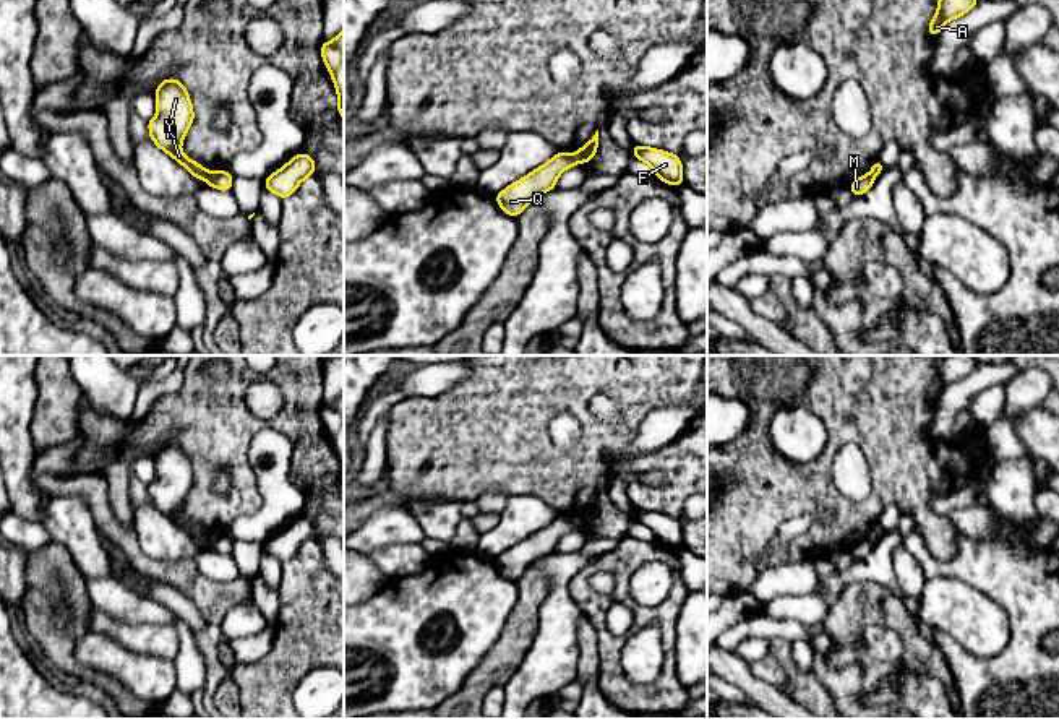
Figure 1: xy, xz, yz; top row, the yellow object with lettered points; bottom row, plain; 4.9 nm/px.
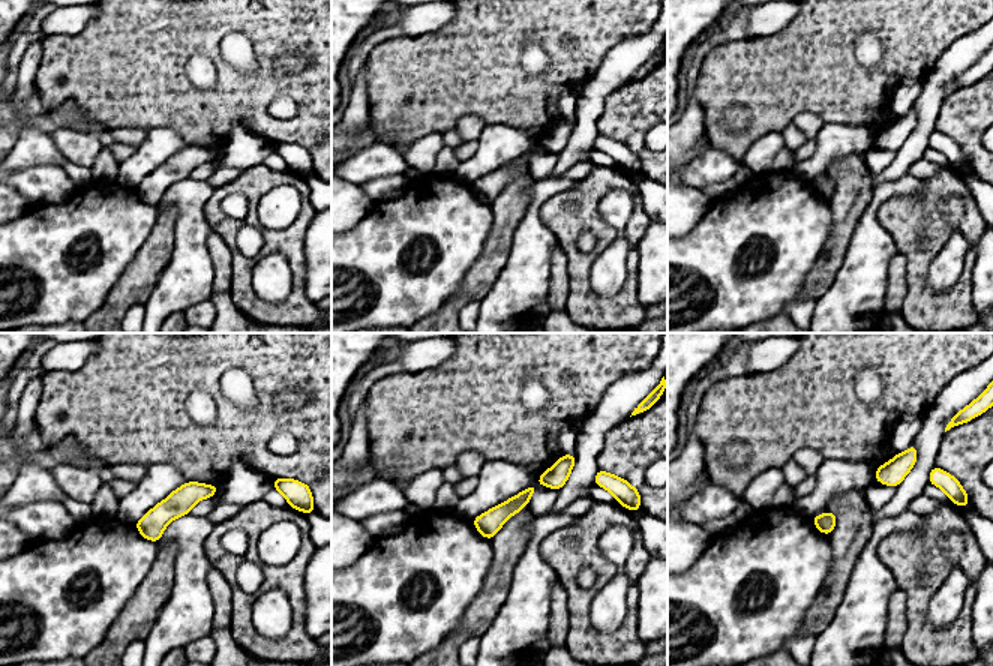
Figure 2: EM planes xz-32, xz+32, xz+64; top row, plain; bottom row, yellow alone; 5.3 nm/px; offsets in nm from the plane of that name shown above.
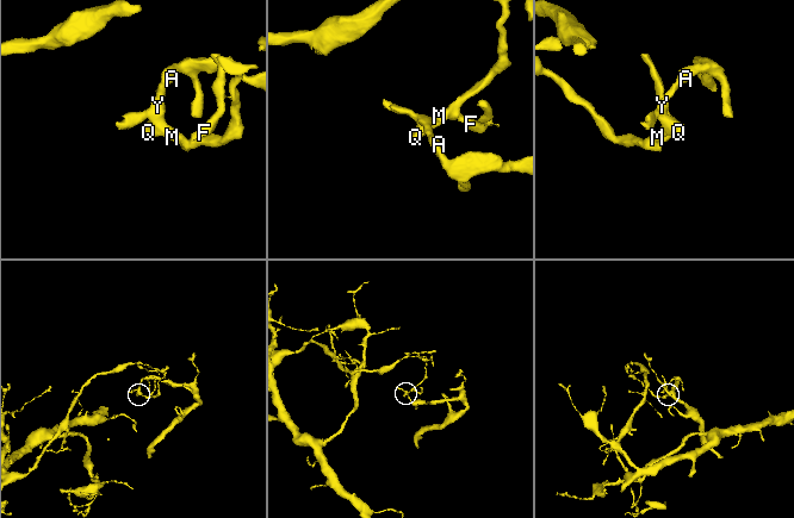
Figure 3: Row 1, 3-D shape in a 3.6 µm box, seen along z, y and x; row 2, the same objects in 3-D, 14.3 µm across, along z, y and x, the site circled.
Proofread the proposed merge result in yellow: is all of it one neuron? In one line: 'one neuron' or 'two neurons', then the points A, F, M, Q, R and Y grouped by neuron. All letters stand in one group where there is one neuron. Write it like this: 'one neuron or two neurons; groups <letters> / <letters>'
two neurons; groups A Q R Y / F M

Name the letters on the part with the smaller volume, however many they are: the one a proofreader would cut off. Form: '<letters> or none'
A, Q, R, Y

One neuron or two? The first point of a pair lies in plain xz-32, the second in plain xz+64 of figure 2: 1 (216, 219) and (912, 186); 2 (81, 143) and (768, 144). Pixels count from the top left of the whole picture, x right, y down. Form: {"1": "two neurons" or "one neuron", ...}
{"1": "two neurons", "2": "one neuron"}

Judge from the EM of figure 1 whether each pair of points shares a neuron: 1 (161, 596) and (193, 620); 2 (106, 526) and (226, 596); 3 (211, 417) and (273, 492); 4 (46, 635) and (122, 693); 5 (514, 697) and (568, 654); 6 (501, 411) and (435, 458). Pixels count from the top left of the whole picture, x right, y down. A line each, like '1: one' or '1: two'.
1: one
2: one
3: two
4: one
5: one
6: one

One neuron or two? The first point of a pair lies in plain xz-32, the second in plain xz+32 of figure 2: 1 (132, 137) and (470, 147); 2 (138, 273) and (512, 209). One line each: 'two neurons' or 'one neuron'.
1: two neurons
2: one neuron

